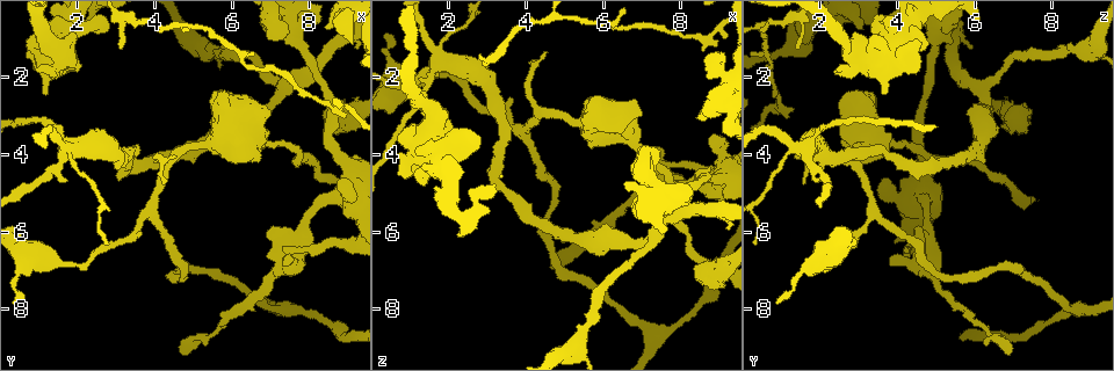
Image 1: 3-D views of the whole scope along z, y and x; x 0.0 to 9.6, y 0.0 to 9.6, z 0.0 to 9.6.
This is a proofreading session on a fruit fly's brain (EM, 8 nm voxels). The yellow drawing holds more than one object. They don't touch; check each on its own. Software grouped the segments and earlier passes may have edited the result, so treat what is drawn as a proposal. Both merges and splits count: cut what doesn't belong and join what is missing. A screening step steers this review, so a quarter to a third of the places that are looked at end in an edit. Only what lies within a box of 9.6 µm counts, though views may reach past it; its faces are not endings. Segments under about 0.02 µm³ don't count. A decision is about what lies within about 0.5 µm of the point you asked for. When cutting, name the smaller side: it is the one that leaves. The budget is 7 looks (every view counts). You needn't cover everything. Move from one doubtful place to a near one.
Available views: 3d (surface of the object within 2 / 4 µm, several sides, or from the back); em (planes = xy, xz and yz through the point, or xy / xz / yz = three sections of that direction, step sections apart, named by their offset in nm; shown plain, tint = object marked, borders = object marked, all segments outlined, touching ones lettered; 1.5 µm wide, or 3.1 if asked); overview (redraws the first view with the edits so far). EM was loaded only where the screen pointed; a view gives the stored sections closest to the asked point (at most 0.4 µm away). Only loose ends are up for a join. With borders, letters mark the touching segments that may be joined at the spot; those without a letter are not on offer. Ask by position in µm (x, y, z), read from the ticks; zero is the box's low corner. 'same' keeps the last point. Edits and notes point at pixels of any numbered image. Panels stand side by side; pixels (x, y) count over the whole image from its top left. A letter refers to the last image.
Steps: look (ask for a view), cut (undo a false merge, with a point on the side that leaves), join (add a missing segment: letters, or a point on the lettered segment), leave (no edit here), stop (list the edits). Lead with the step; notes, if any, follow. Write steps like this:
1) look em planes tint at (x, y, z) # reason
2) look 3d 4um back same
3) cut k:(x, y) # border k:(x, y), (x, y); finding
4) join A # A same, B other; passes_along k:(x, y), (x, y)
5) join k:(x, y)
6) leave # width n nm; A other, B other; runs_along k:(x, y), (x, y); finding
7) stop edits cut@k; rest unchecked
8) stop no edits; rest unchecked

look em yz step 8 tint at (1.15, 2.45, 3.65) # free end

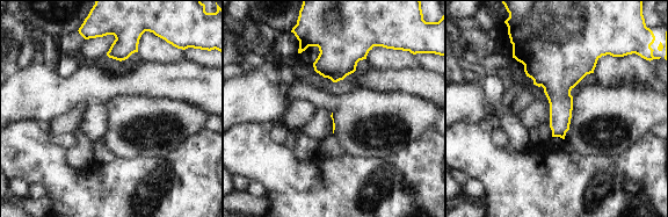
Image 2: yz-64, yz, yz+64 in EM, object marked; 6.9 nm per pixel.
look em planes tint same # another direction

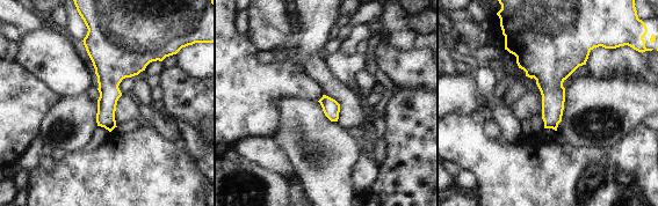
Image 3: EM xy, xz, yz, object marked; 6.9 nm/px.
look em planes borders same

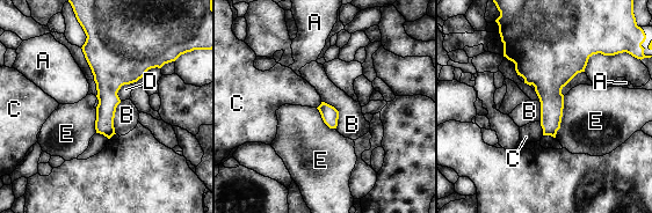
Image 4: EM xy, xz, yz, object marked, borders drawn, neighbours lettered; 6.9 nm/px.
leave # A other, B other, C other, D other, E other; border 4:(540, 122), (543, 134); no lettered segment goes on from it

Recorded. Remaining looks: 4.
look 3d 4um at (4.40, 4.30, 2.90) # three arms meet

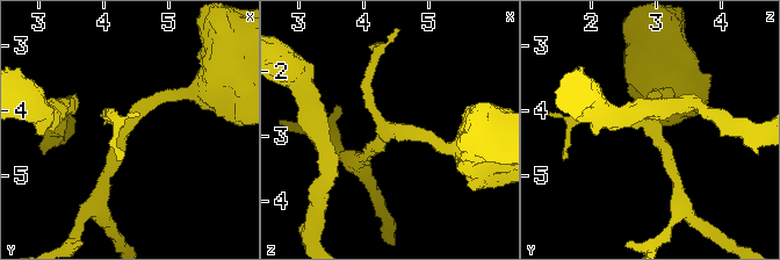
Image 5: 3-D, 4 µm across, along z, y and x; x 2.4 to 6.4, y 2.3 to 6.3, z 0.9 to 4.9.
look em planes borders at (4.35, 4.20, 2.95) # arms 3; arm_widths 160, 200, 220 nm; now the EM

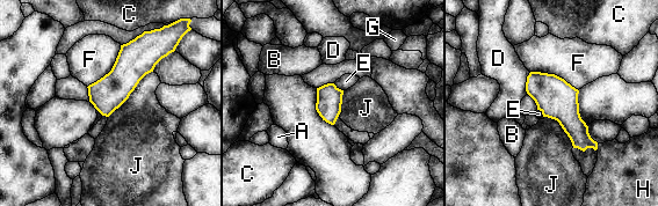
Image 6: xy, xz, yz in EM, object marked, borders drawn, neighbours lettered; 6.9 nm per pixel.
leave # A other, B other, C other, D other, E other, F other, G other, H other, J other; border 6:(121, 45), (113, 67), (87, 87); continuous, no second neuron

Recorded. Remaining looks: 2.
stop no edits; rest unchecked

